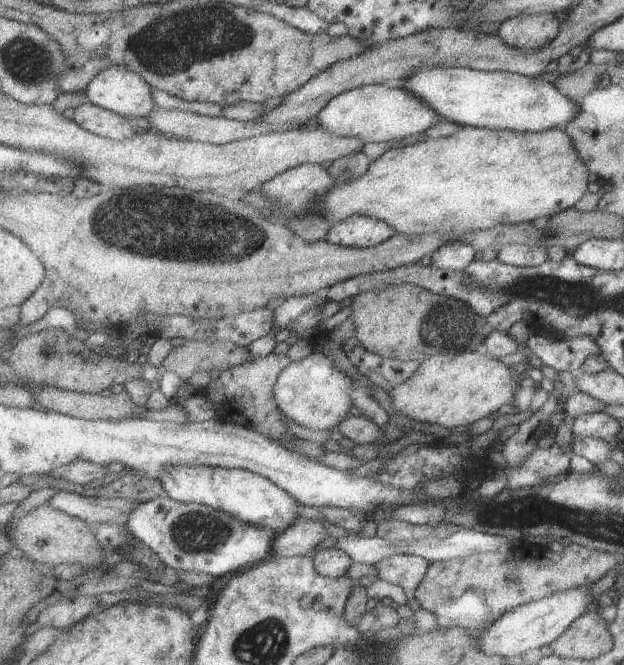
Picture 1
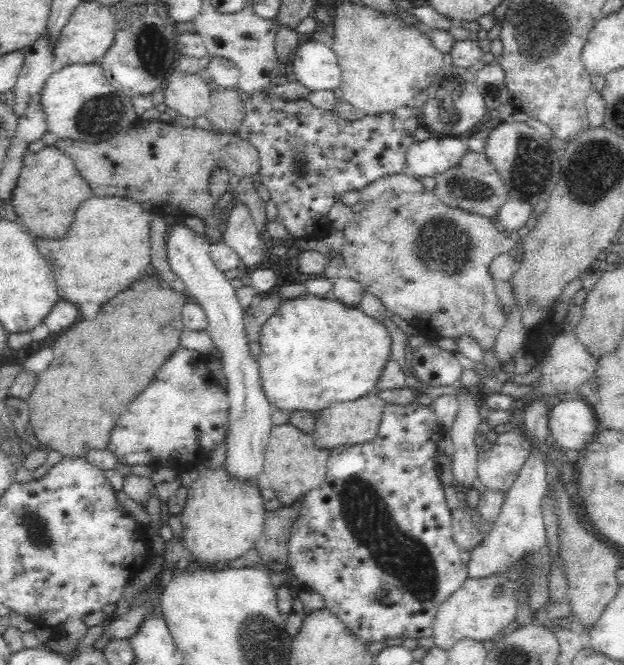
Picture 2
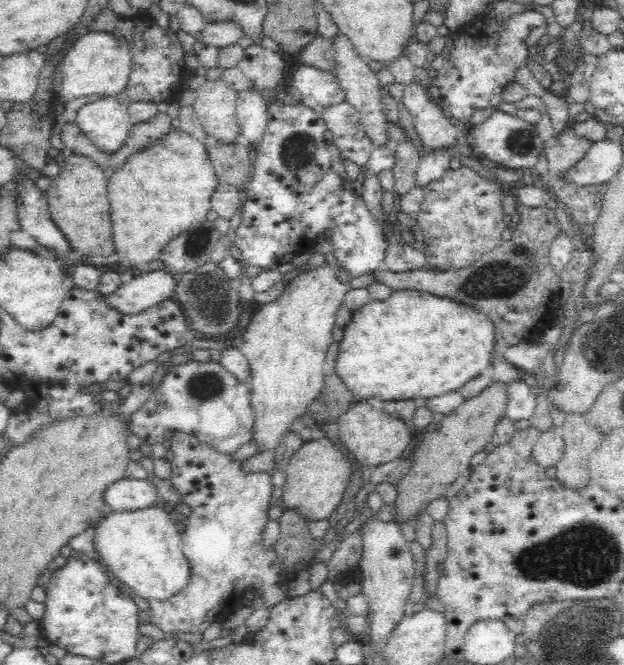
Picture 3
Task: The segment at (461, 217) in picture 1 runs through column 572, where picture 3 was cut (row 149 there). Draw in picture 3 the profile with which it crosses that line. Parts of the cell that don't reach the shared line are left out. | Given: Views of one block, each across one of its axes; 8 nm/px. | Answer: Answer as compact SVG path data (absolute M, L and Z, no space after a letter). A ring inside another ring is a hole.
M172 129L143 151L134 153L109 178L110 218L114 254L130 273L160 260L170 240L193 224L206 220L211 198L220 180L207 149L182 129Z

